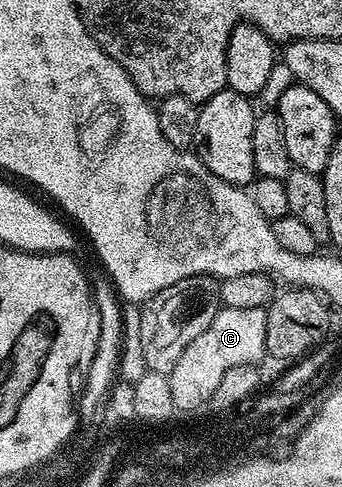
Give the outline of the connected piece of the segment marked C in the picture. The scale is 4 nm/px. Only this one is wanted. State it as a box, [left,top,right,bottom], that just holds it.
[169,307,267,407]

